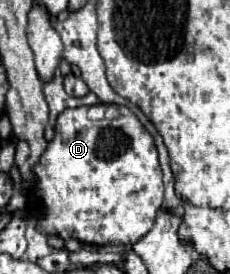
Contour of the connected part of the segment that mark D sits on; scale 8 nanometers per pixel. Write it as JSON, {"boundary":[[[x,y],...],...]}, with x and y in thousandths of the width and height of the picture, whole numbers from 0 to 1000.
{"boundary":[[[465,380],[465,416],[430,445],[378,431],[378,394],[291,394],[257,416],[239,453],[239,504],[204,526],[170,591],[143,613],[152,657],[135,672],[126,752],[170,766],[152,788],[161,839],[187,854],[257,854],[274,876],[326,869],[378,891],[587,891],[622,869],[674,810],[709,752],[709,628],[665,496],[622,467],[596,423],[535,387]]]}

